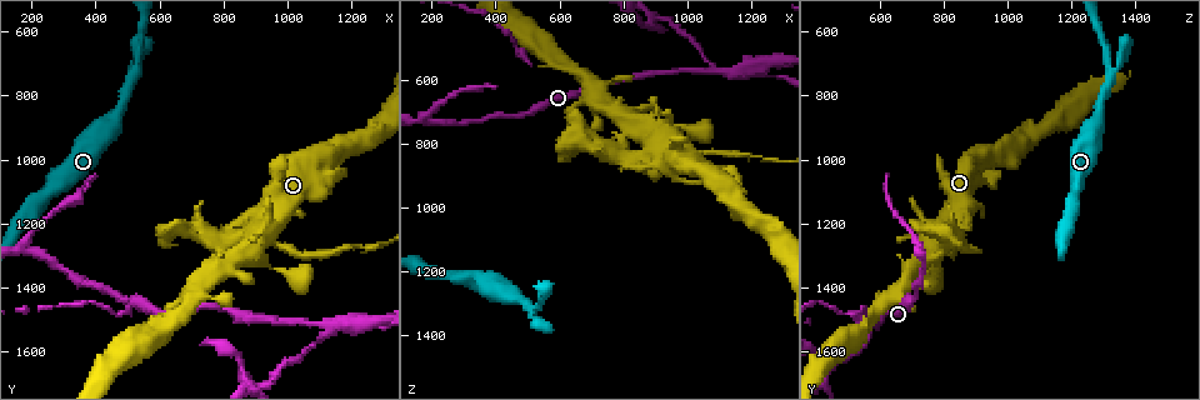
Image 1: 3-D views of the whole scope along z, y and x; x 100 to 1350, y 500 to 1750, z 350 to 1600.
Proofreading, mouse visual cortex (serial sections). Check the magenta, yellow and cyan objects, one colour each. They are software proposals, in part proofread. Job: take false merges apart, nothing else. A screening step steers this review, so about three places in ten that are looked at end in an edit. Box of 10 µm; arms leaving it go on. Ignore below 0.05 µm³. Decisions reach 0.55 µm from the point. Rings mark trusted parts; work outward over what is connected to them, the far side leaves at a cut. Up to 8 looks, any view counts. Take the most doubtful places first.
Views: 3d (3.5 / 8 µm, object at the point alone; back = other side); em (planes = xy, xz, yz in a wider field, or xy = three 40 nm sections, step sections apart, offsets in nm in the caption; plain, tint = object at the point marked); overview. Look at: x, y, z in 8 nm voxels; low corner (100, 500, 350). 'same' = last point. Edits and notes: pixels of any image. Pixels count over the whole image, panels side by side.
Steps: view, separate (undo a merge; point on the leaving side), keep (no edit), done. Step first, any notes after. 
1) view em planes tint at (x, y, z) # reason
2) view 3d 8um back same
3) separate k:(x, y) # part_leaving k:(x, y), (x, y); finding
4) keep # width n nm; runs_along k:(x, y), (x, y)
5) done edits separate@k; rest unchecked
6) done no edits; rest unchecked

view 3d 8um at (1110, 1520, 580) # small branch off a trunk

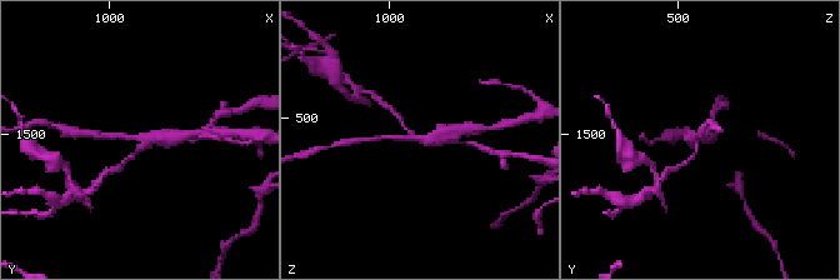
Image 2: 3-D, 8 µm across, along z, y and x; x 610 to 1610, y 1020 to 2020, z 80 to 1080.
view 3d 3.5um same # zoom in

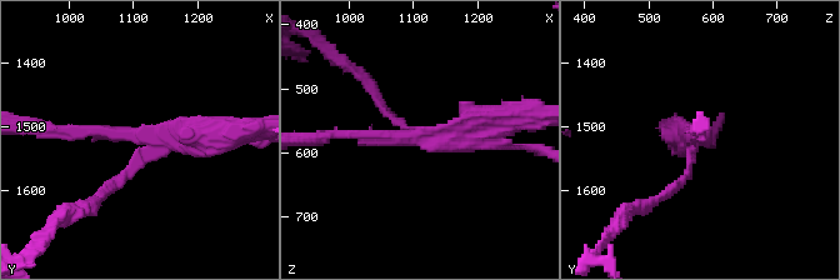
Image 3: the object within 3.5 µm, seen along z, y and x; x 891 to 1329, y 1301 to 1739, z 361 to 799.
separate 3:(116, 183) # arm_widths 100, 150, 350 nm; two cells meet here

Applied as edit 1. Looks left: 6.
view overview

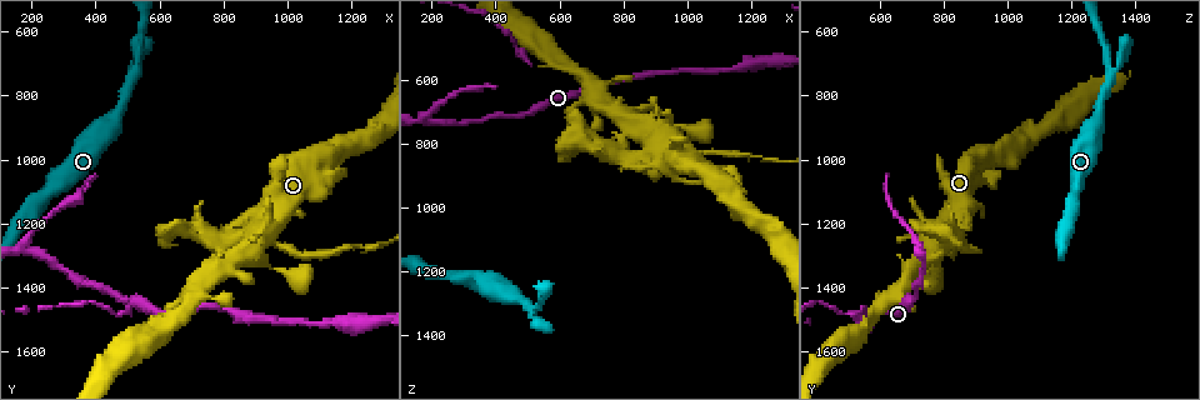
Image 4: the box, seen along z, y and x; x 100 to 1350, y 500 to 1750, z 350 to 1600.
view 3d 3.5um at (180, 1280, 730) # sharp bend

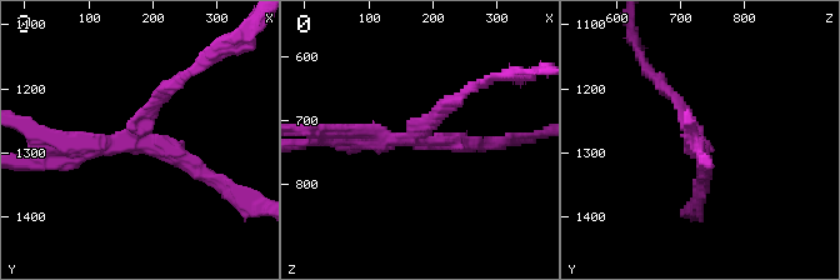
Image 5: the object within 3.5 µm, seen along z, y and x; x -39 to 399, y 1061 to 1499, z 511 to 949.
view em xy step 1 tint at (180, 1285, 730)

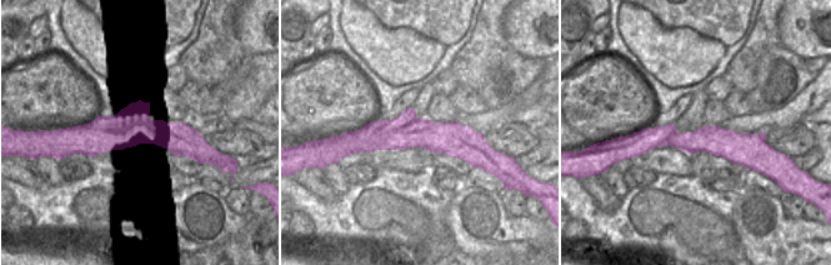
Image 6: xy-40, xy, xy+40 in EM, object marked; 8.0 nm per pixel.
separate 5:(46, 159) # part_leaving 5:(136, 134), (155, 99), (209, 53); a second cell is stuck on

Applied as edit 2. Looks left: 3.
view overview

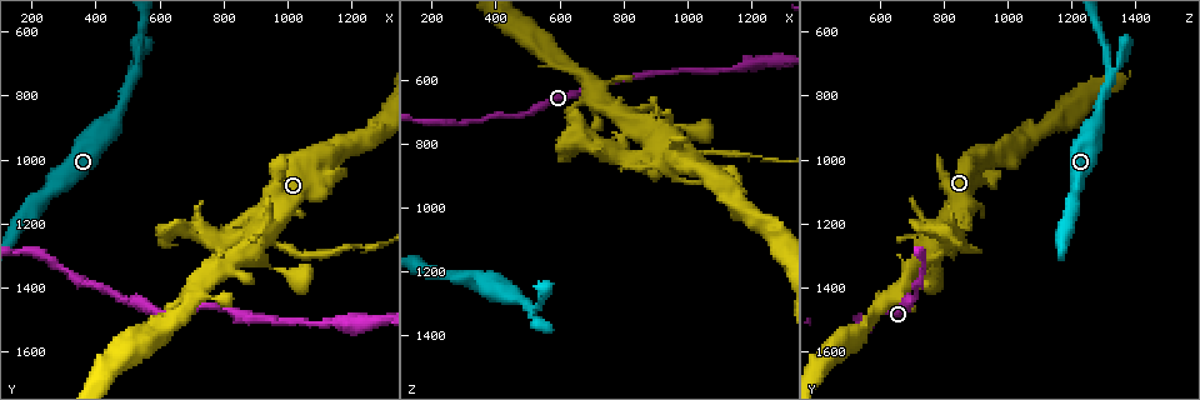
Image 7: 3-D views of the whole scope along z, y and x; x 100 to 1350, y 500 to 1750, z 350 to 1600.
view em xy step 2 tint at (1130, 1070, 890) # abrupt turn

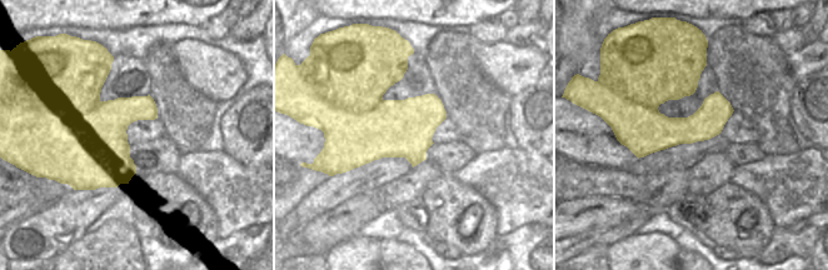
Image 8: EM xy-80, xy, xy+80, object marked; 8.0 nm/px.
view 3d 3.5um same # see where the arms go

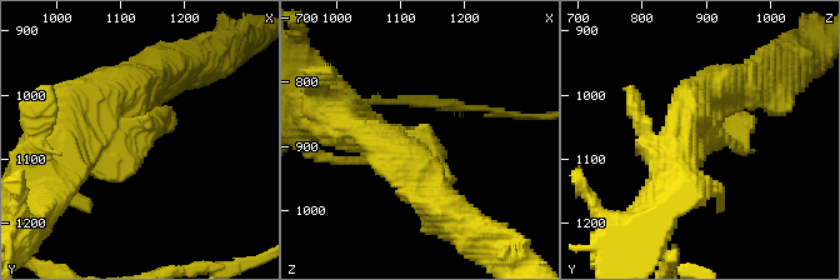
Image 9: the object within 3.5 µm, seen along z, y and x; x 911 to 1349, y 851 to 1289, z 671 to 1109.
keep # runs_along 9:(346, 119), (434, 154), (419, 193); one cell here

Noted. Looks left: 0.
done edits separate@3, separate@5; rest unchecked

